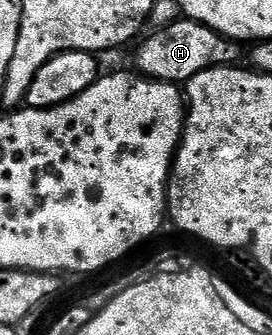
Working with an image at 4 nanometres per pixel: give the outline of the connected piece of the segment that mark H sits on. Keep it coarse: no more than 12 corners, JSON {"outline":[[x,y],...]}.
{"outline":[[190,19],[138,42],[134,68],[186,83],[238,66],[240,42]]}

